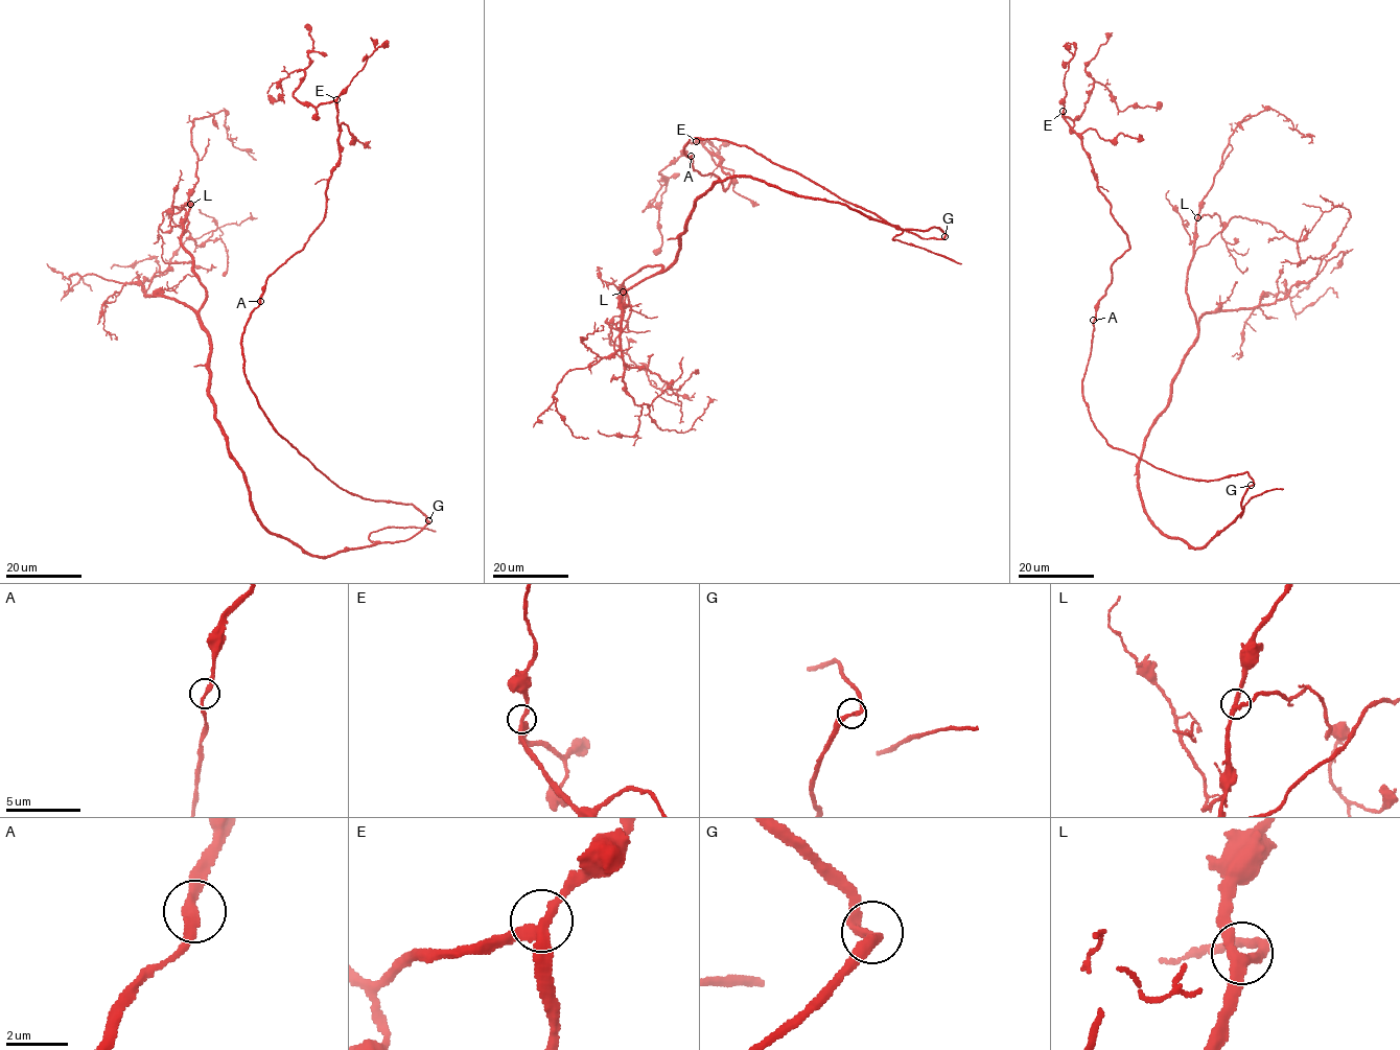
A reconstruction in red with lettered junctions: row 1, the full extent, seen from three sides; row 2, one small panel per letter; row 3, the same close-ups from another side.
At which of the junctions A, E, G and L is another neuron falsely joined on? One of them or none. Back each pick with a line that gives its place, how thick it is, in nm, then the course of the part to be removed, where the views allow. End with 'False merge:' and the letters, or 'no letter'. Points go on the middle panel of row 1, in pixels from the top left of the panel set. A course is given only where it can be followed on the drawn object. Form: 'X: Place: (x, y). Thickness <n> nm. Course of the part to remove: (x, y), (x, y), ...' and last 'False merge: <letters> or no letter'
False merge: no letter

